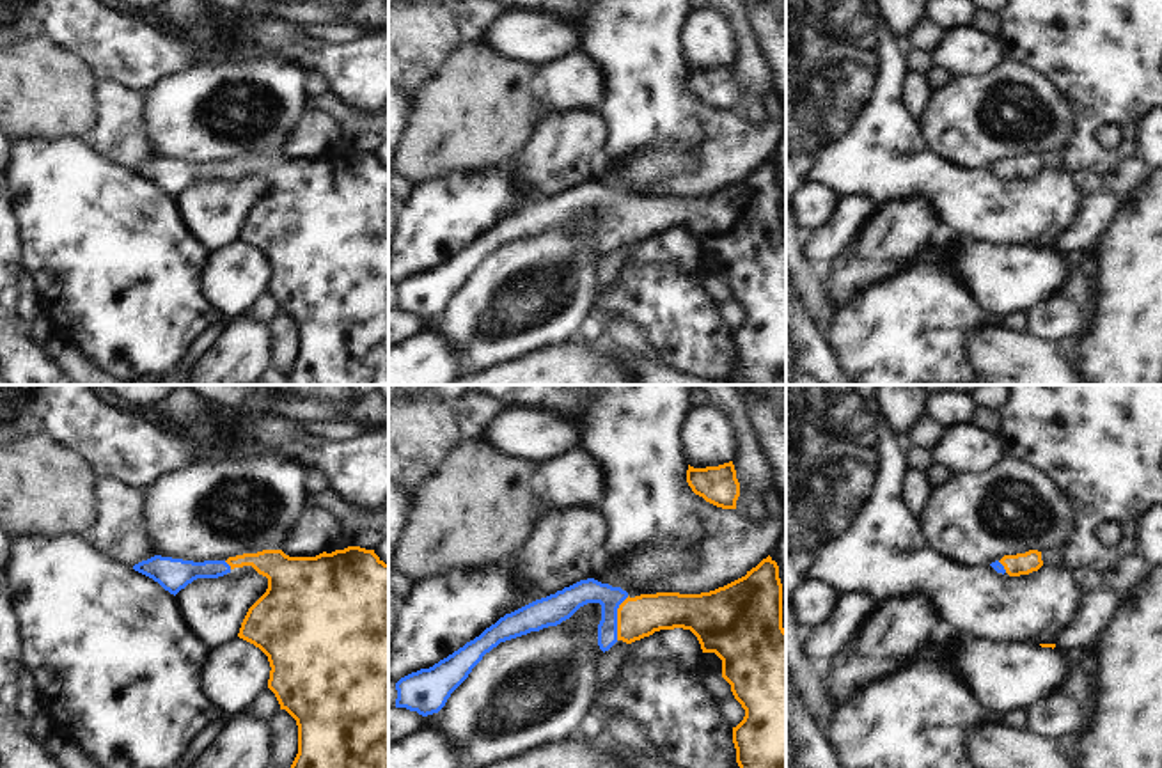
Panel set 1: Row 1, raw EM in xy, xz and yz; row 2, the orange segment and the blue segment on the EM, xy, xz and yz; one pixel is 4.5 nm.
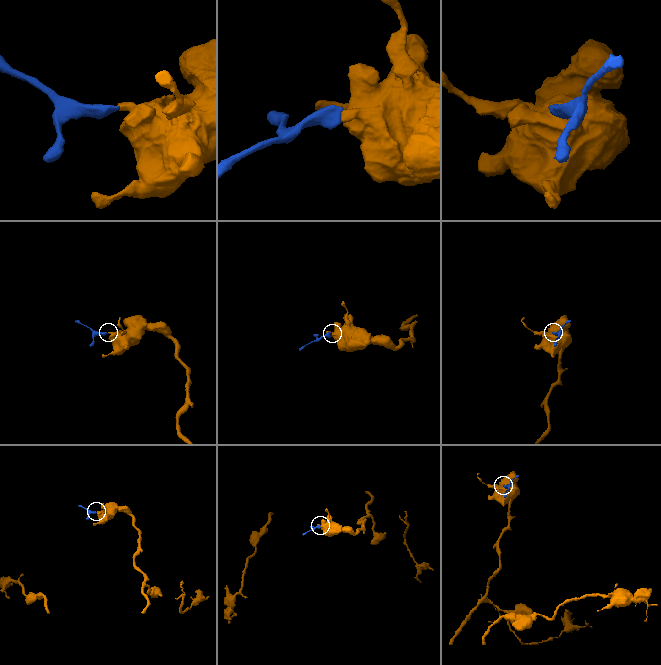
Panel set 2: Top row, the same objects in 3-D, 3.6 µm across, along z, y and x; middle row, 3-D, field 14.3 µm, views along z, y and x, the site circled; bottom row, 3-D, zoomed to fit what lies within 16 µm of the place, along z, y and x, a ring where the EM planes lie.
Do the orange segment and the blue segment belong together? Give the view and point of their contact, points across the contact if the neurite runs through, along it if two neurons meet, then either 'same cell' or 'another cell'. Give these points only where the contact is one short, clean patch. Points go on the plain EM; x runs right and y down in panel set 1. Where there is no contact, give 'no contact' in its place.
xz (618, 220) | across xz (641, 219), (618, 220), (600, 199), (565, 206) | same cell

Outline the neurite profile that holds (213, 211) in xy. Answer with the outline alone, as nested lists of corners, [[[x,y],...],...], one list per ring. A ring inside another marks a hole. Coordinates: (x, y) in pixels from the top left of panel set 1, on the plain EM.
[[[252,168],[218,181],[197,181],[176,197],[179,215],[209,252],[238,241],[248,211],[266,195],[268,181]]]

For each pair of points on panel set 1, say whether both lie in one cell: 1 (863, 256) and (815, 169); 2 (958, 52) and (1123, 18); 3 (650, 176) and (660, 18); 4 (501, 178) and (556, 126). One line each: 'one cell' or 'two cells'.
1: two cells
2: two cells
3: two cells
4: two cells

